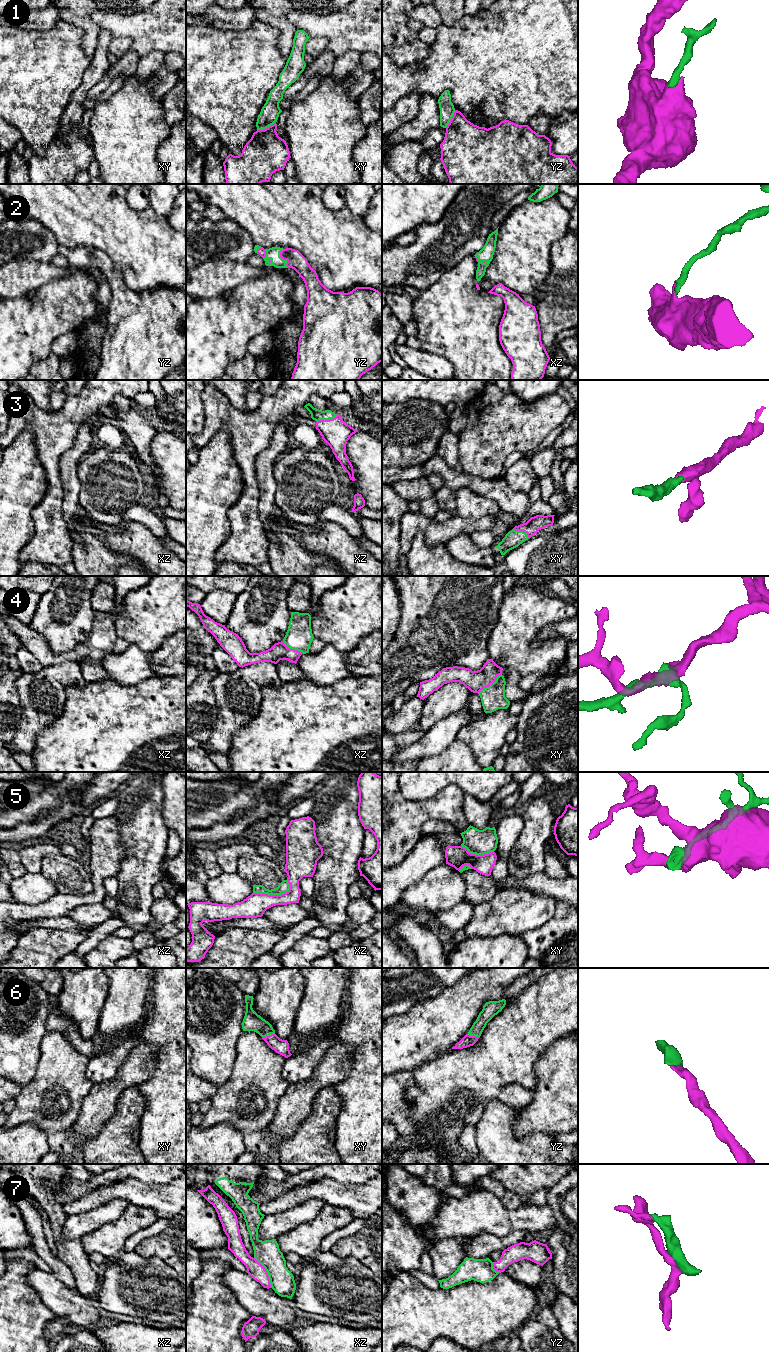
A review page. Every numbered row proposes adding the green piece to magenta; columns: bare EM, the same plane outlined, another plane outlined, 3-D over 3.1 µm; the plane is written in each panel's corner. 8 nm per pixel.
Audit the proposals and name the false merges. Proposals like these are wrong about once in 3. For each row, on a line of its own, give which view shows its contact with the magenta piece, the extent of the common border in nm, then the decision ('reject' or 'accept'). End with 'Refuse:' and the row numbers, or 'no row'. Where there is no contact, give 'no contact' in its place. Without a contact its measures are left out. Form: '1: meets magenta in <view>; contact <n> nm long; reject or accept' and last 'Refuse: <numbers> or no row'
1: meets magenta in xy; contact 170 nm long; reject
2: meets magenta in yz; contact 160 nm long; accept
3: meets magenta in xz; contact 180 nm long; accept
4: meets magenta in xy; contact 260 nm long; accept
5: meets magenta in xz; contact 300 nm long; reject
6: meets magenta in xy; contact 110 nm long; accept
7: meets magenta in xz; contact 280 nm long; reject
Refuse: 1, 5, 7

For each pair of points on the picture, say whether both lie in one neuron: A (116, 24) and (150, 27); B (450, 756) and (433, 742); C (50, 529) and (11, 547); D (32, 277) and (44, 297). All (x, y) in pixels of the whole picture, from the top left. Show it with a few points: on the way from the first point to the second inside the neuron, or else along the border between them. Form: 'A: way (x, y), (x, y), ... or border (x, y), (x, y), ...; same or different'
A: way (124, 26), (142, 27); same
B: border (456, 738), (438, 754), (422, 759); different
C: border (31, 514), (34, 534), (21, 550), (18, 558); different
D: border (61, 278), (53, 278), (34, 290); different

